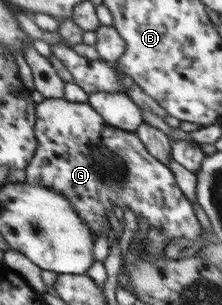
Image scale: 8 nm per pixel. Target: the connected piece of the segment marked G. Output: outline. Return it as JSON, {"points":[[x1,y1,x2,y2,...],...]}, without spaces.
{"points":[[64,97,45,98,36,104,34,134,38,146,29,165,24,169,25,181,31,185,50,187,69,199,77,215,91,228,93,237,96,238,107,230,110,224,107,220,107,211,113,210,113,207,118,205,131,209,138,217,143,217,147,225,159,228,170,241,175,238,183,240,199,238,201,225,193,212,191,202,176,184,174,173,147,151,135,132,123,131,109,125,87,101,72,102]]}

